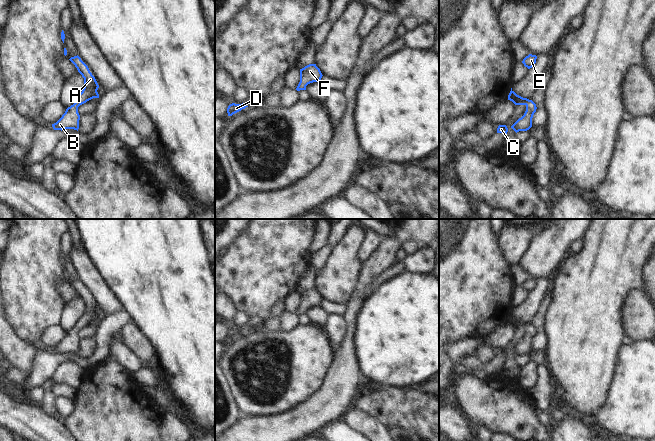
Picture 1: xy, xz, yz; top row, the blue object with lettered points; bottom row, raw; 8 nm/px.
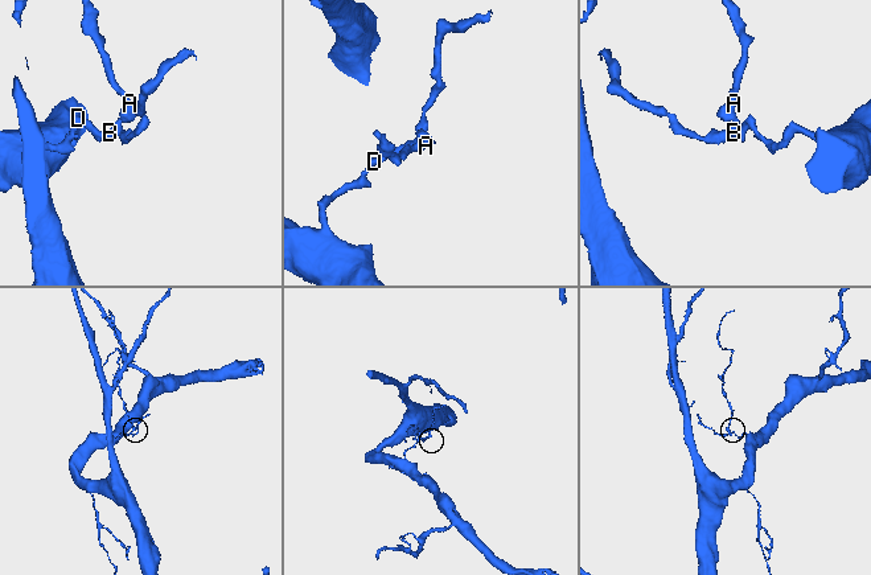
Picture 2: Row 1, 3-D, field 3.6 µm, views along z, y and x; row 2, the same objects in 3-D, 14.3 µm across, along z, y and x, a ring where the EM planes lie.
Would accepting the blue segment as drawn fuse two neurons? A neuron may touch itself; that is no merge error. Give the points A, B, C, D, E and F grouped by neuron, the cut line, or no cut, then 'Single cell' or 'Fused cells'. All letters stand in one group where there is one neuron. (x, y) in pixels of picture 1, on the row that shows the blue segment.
Groups: A B C D E F. No split. Single cell

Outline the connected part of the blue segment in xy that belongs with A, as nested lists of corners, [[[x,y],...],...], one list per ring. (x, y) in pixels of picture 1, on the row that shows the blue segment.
[[[77,55],[69,59],[77,68],[78,72],[84,78],[84,88],[78,95],[76,102],[68,107],[62,117],[52,127],[54,130],[65,130],[65,129],[79,129],[80,115],[78,113],[78,107],[93,98],[99,98],[97,92],[99,85],[95,77],[90,72],[88,66],[81,60]]]

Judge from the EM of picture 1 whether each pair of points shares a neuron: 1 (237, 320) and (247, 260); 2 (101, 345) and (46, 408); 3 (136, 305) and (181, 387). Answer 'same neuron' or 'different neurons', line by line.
1: different neurons
2: different neurons
3: same neuron

